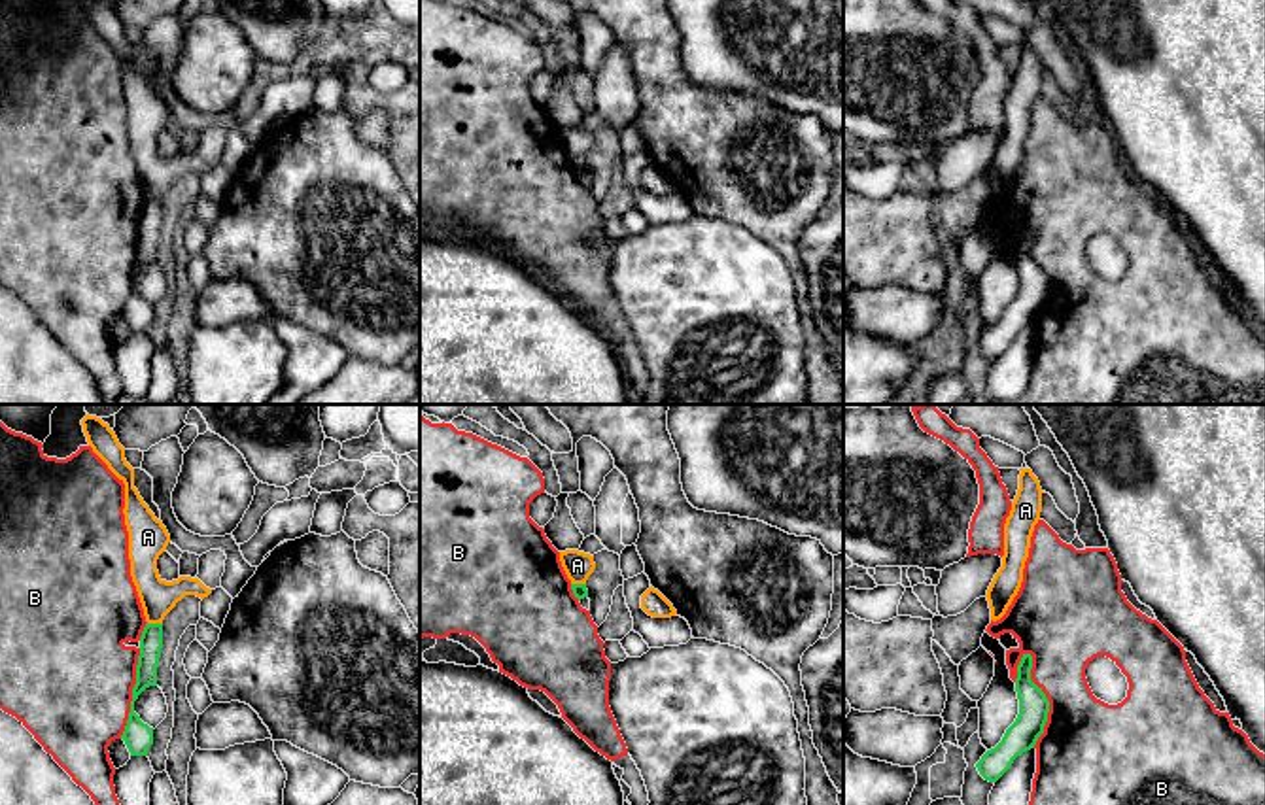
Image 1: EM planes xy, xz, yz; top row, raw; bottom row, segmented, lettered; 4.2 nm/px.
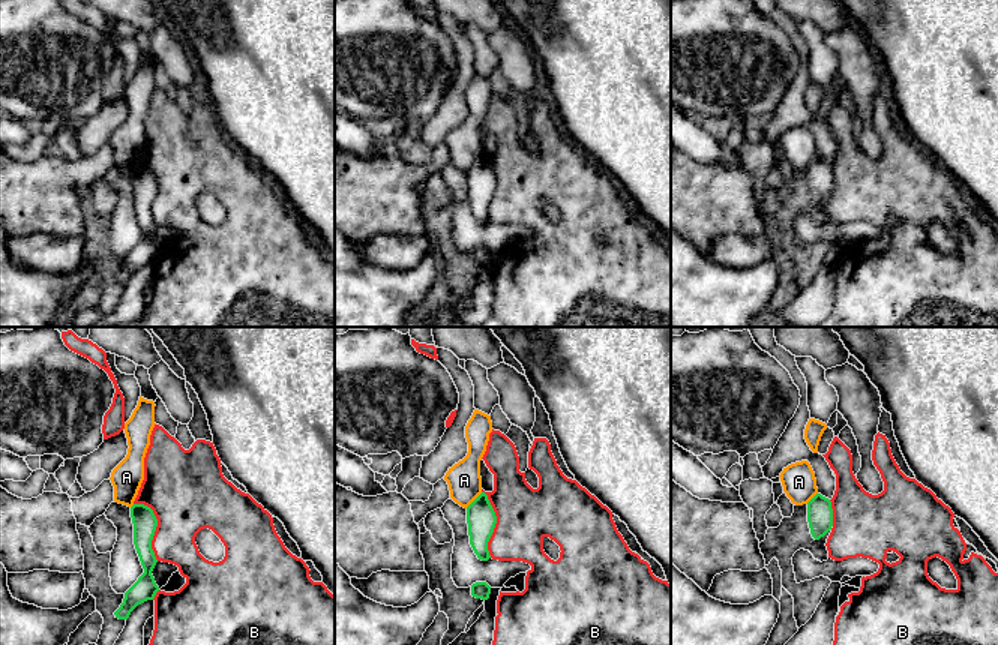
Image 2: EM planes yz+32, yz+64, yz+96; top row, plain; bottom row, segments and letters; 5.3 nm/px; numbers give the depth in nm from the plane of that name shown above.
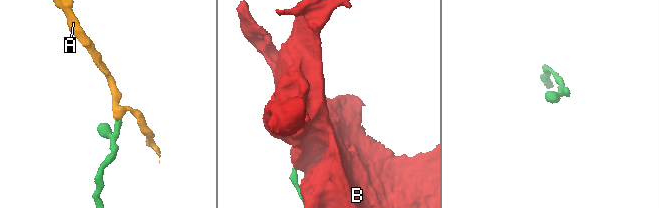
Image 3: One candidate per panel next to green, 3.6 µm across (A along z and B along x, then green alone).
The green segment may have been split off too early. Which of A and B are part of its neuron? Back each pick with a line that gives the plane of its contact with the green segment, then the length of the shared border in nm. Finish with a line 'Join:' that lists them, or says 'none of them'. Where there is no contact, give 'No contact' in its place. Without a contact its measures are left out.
Join: none of them

